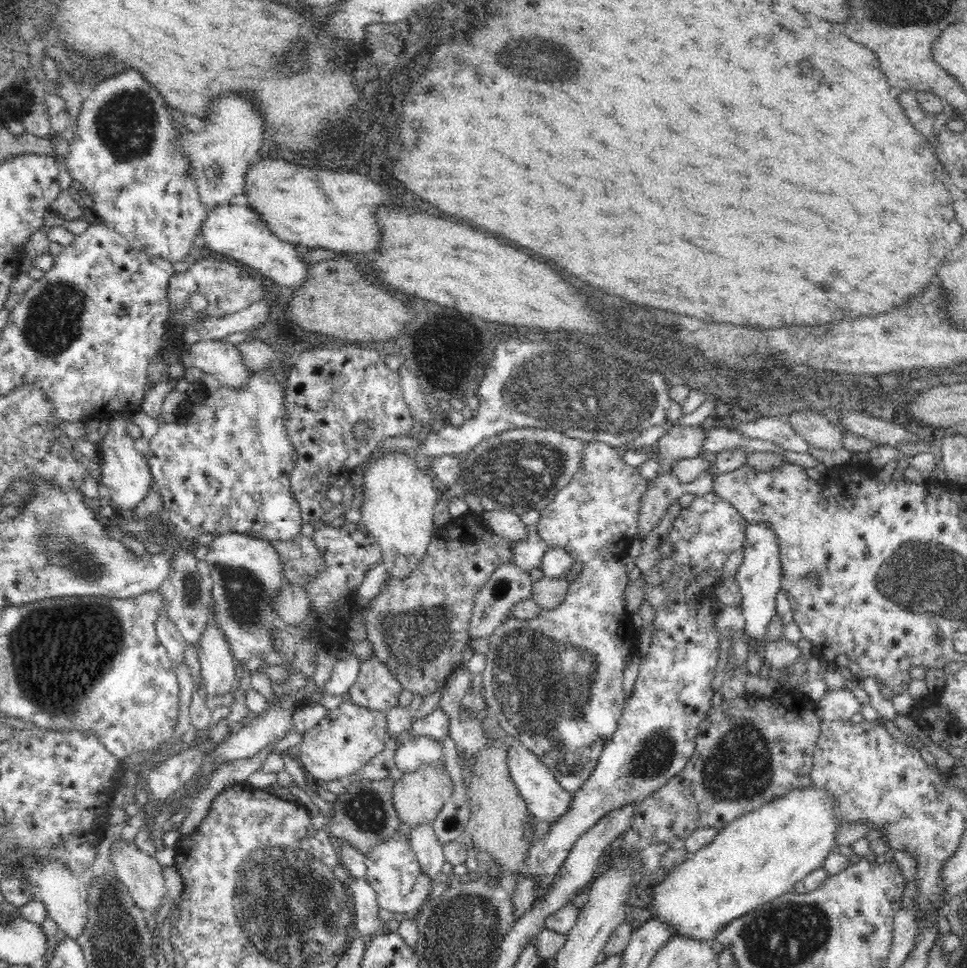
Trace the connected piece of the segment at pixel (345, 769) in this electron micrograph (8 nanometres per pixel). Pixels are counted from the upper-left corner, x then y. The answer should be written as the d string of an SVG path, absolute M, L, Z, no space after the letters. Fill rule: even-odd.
M344 700L336 709L328 709L324 718L318 724L303 733L303 739L298 744L302 768L306 769L310 776L314 778L314 781L319 784L329 780L347 780L348 777L362 770L365 764L370 762L374 756L378 756L387 747L386 742L392 742L392 744L388 744L390 748L396 749L400 745L401 740L388 735L386 716L388 716L386 711L370 710L358 706L350 700Z

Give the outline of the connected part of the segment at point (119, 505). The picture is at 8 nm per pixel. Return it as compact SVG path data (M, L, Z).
M116 412L108 421L108 433L103 441L97 444L102 483L111 495L111 511L130 513L136 510L151 492L151 486L154 484L153 474L148 459L136 450L135 440L128 435L130 418L124 413Z

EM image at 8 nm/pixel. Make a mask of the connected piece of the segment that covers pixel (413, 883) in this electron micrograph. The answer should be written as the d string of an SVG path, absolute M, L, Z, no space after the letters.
M398 831L392 838L376 844L365 855L365 863L367 881L376 891L378 906L392 913L413 914L417 912L436 885L436 882L431 882L421 873L420 863L411 847L410 839L400 835Z

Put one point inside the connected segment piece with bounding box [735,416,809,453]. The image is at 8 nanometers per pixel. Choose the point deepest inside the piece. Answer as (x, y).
(780, 431)

